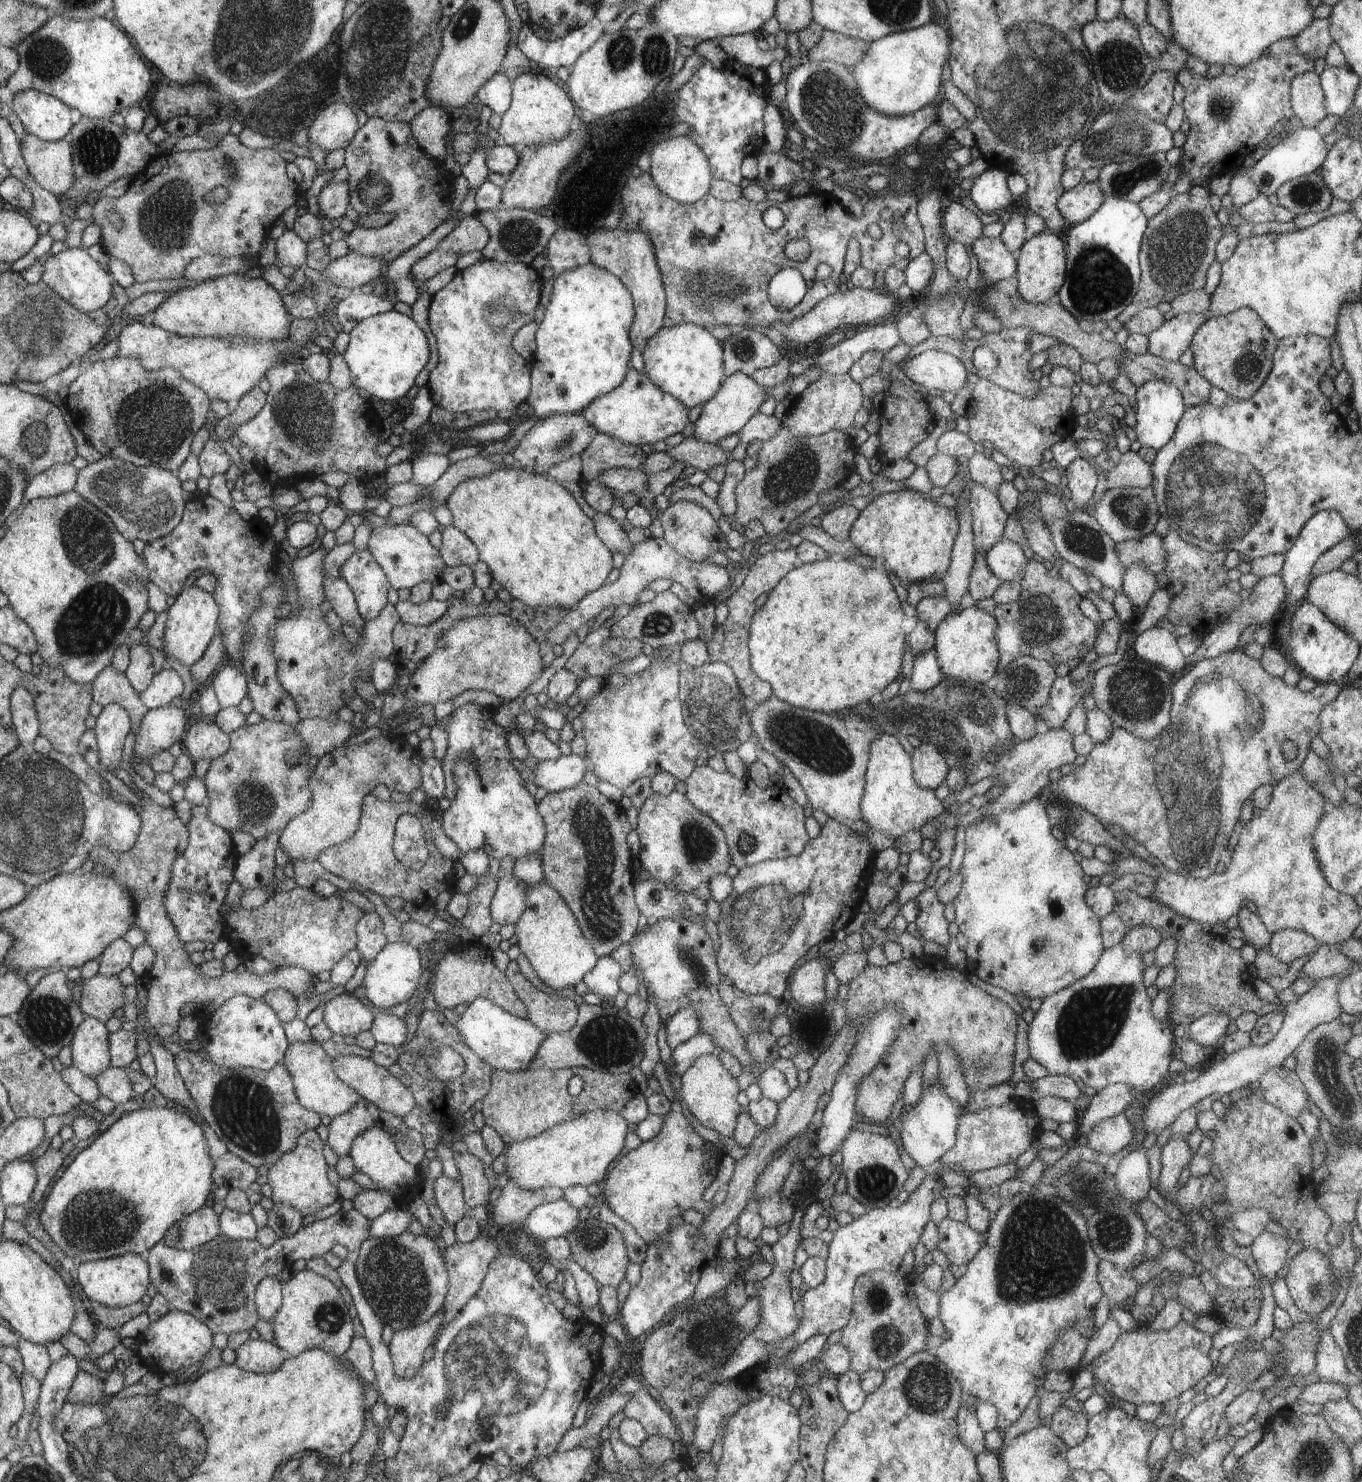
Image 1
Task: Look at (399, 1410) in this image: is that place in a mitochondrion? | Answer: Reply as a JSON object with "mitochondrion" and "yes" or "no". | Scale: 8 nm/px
{"mitochondrion":"no"}

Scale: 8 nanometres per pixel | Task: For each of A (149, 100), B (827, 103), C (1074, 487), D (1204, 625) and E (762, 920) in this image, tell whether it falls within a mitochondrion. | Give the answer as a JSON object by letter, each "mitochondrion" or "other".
{"A":"other","B":"mitochondrion","C":"other","D":"other","E":"mitochondrion"}

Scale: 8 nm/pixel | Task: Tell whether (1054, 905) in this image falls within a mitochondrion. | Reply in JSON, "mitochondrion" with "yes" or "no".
{"mitochondrion":"yes"}

